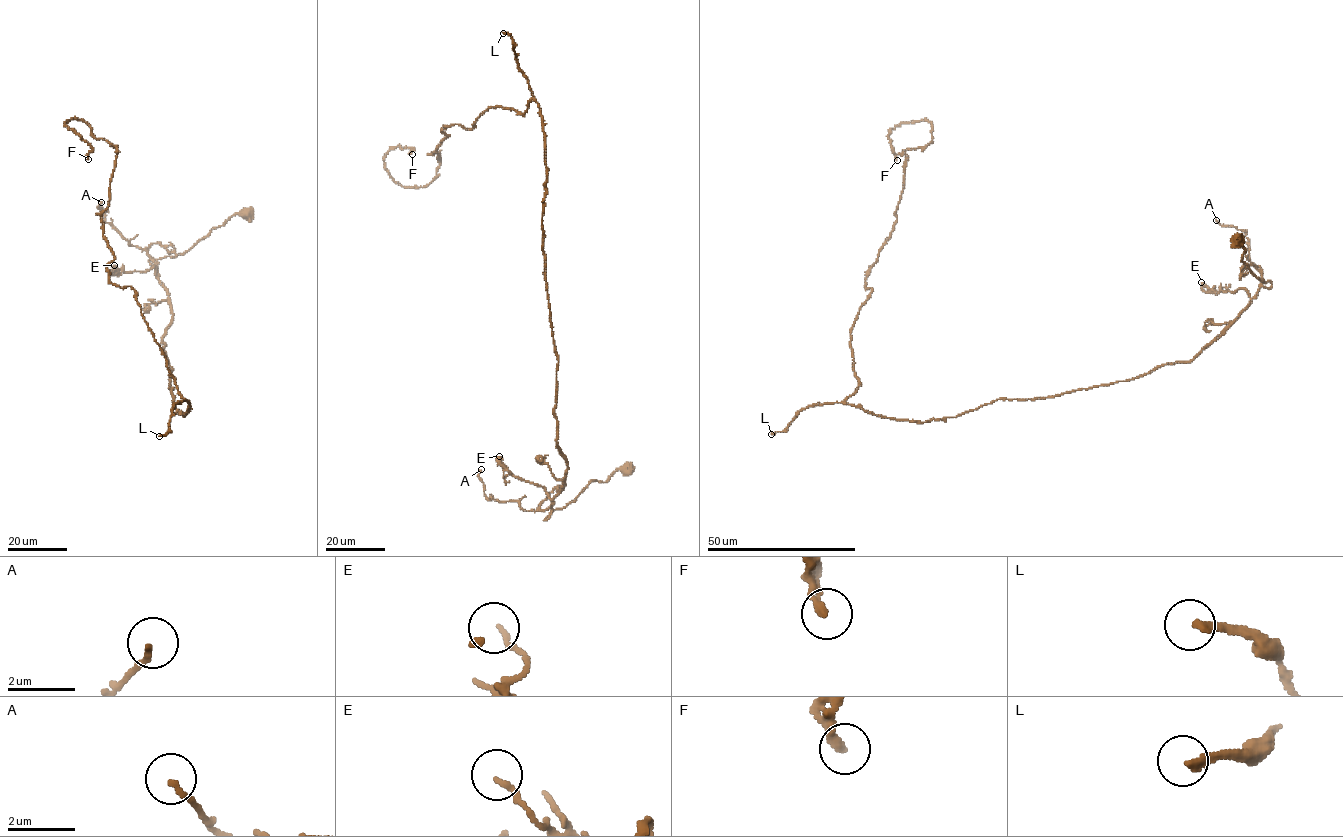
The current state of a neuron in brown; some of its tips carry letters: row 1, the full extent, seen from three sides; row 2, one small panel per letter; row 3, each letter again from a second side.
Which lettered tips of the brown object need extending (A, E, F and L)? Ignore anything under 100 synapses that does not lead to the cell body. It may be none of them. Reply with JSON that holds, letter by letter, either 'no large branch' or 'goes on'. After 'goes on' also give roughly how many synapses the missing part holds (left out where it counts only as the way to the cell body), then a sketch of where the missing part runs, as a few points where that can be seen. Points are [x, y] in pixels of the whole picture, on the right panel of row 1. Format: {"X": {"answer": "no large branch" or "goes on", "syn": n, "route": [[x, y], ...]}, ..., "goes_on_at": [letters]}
{"A": {"answer": "no large branch"}, "E": {"answer": "no large branch"}, "F": {"answer": "no large branch"}, "L": {"answer": "goes on", "syn": 160, "route": [[771, 434], [767, 395], [778, 389], [805, 406], [794, 423], [810, 459], [822, 455], [818, 440], [828, 433]]}, "goes_on_at": ["L"]}

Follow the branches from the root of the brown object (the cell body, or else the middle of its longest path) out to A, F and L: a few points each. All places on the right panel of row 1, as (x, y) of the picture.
A: (1240, 237), (1246, 250), (1241, 260), (1270, 287), (1261, 285), (1260, 267), (1250, 260), (1245, 232), (1216, 220)
F: (1240, 237), (1271, 285), (1188, 362), (885, 418), (845, 402), (850, 330), (931, 123), (893, 128), (897, 160)
L: (1240, 237), (1241, 260), (1271, 285), (1188, 362), (925, 421), (815, 404), (771, 434)

